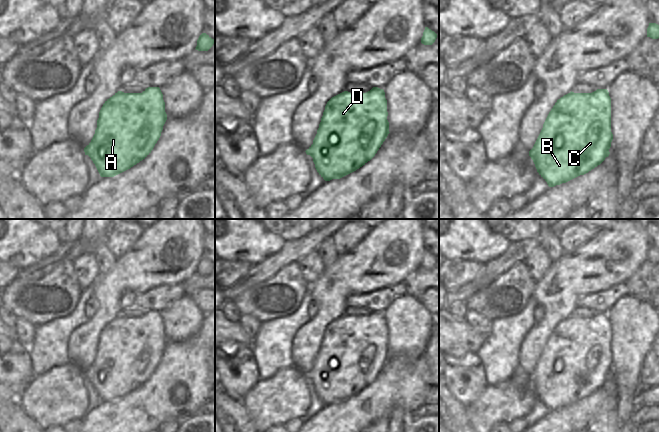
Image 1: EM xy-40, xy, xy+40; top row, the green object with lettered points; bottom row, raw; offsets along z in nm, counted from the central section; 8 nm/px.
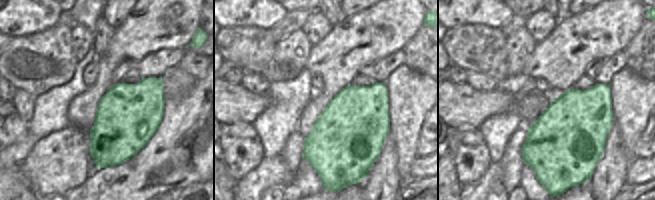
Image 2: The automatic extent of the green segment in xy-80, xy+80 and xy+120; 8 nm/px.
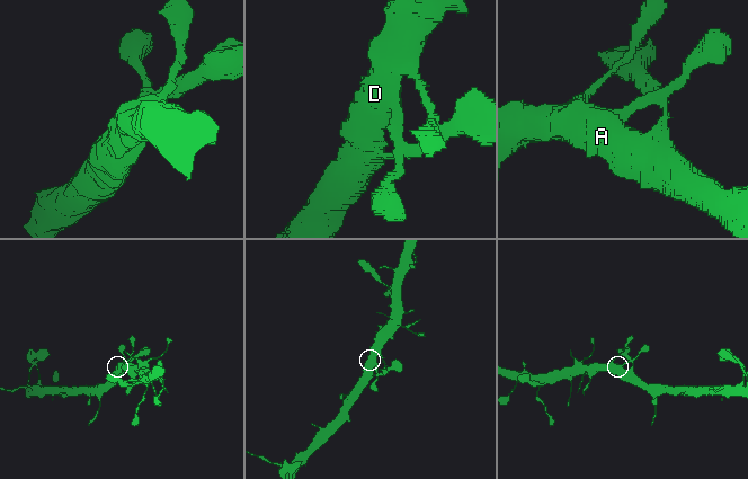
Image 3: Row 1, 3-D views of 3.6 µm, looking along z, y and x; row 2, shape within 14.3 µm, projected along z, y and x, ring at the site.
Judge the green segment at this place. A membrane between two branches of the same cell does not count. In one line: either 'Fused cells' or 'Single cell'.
Single cell

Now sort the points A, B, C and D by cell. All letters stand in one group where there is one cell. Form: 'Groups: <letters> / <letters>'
Groups: A B C D

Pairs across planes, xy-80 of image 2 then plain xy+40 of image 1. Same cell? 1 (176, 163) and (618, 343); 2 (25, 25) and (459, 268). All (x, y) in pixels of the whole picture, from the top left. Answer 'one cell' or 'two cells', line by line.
1: two cells
2: two cells

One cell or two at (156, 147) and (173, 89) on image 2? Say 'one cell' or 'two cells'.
two cells

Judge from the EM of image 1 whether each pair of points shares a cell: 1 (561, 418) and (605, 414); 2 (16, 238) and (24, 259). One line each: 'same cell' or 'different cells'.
1: different cells
2: same cell

